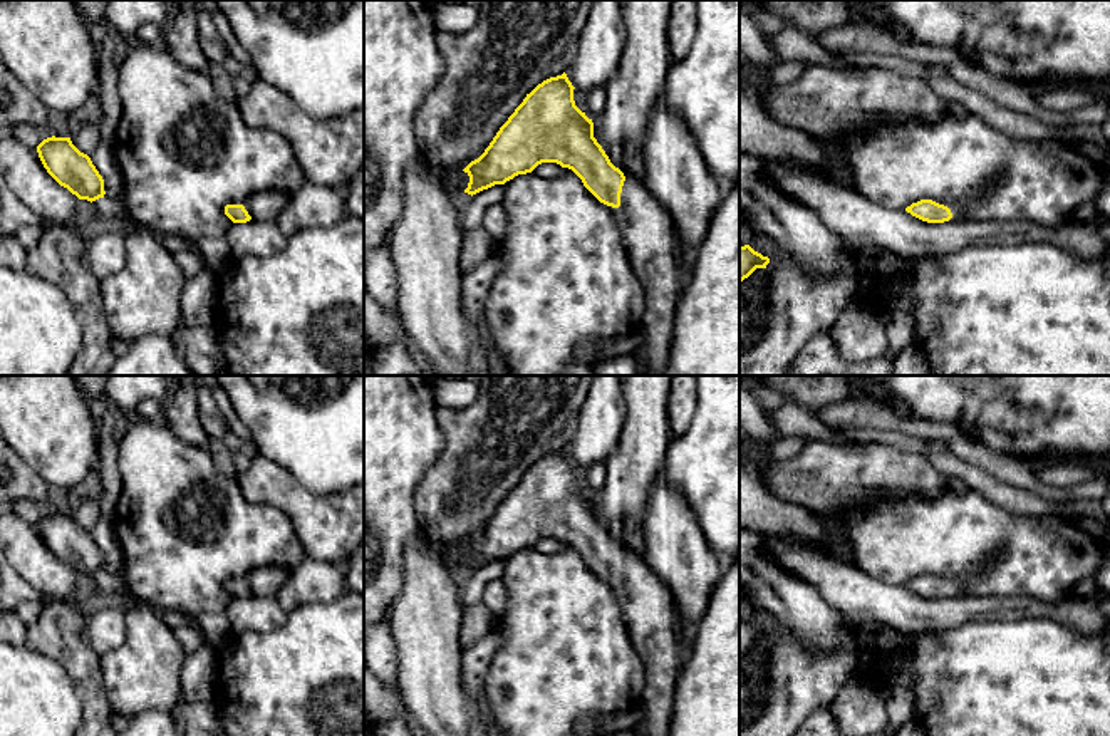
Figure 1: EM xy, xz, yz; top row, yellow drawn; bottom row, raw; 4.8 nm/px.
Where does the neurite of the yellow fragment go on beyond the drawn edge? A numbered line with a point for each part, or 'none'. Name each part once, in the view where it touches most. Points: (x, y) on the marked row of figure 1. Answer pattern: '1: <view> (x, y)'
1: xz (649, 237)

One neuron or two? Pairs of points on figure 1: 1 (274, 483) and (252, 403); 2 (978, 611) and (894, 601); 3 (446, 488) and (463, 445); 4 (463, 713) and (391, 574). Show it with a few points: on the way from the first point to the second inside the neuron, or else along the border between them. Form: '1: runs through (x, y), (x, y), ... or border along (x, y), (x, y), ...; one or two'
1: border along (259, 455), (284, 466), (299, 482); two
2: runs through (958, 611), (914, 611); one
3: runs through (456, 478), (463, 471), (463, 455); one
4: border along (404, 552), (403, 585), (386, 612); two

